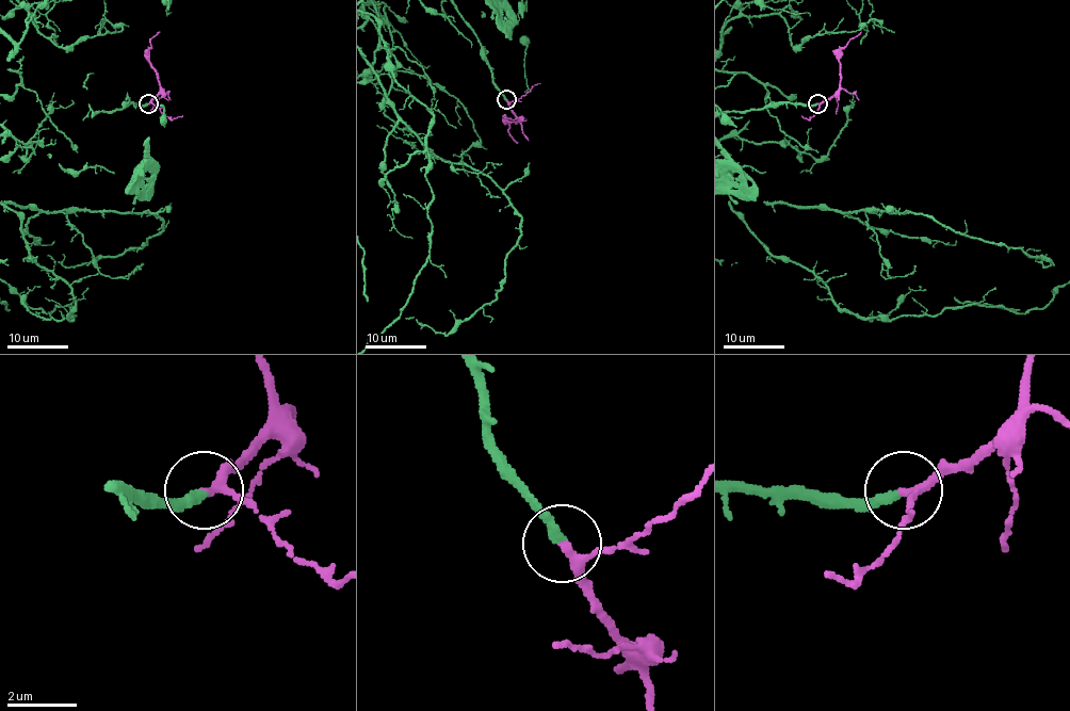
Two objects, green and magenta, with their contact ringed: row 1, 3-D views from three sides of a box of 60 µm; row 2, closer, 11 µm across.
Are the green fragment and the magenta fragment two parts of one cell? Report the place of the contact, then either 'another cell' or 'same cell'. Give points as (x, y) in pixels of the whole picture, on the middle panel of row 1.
place (506, 99); same cell

